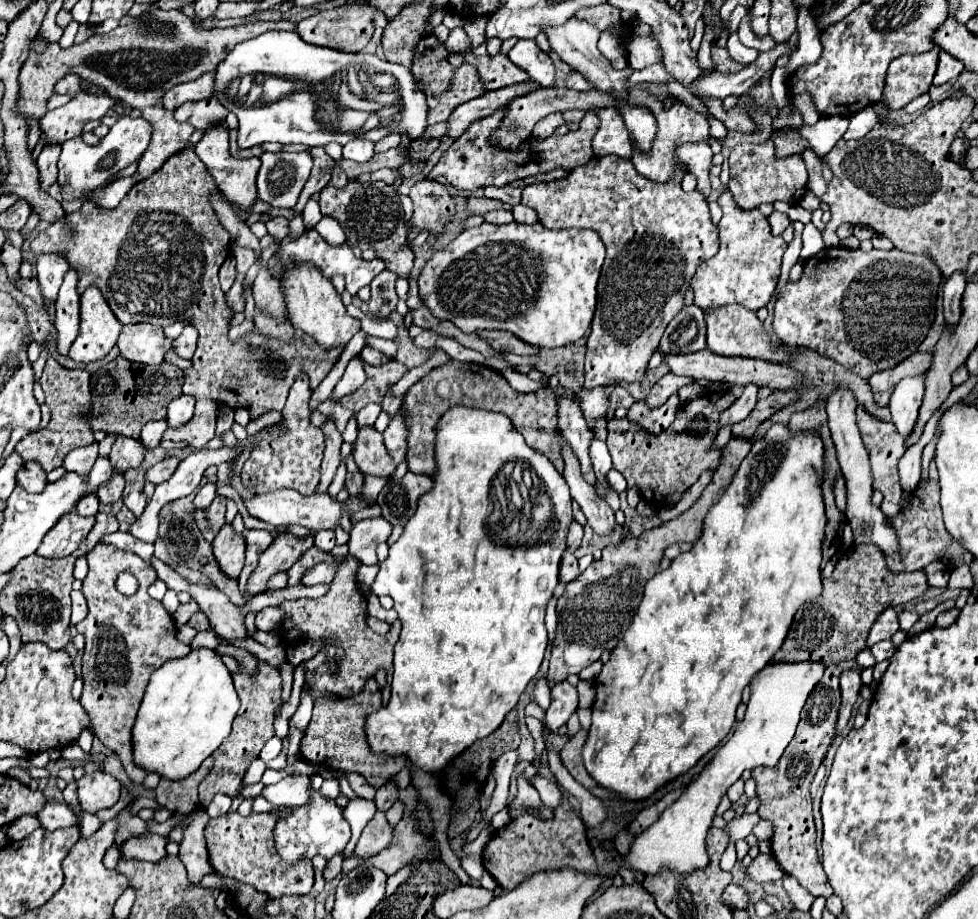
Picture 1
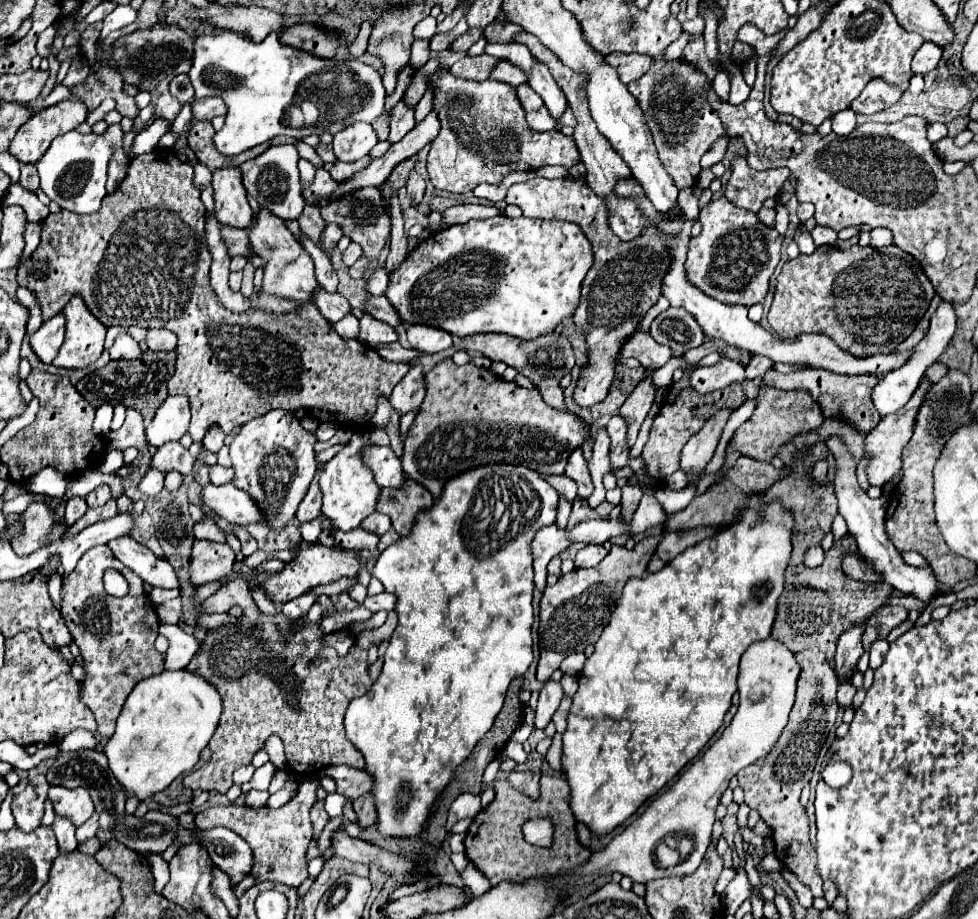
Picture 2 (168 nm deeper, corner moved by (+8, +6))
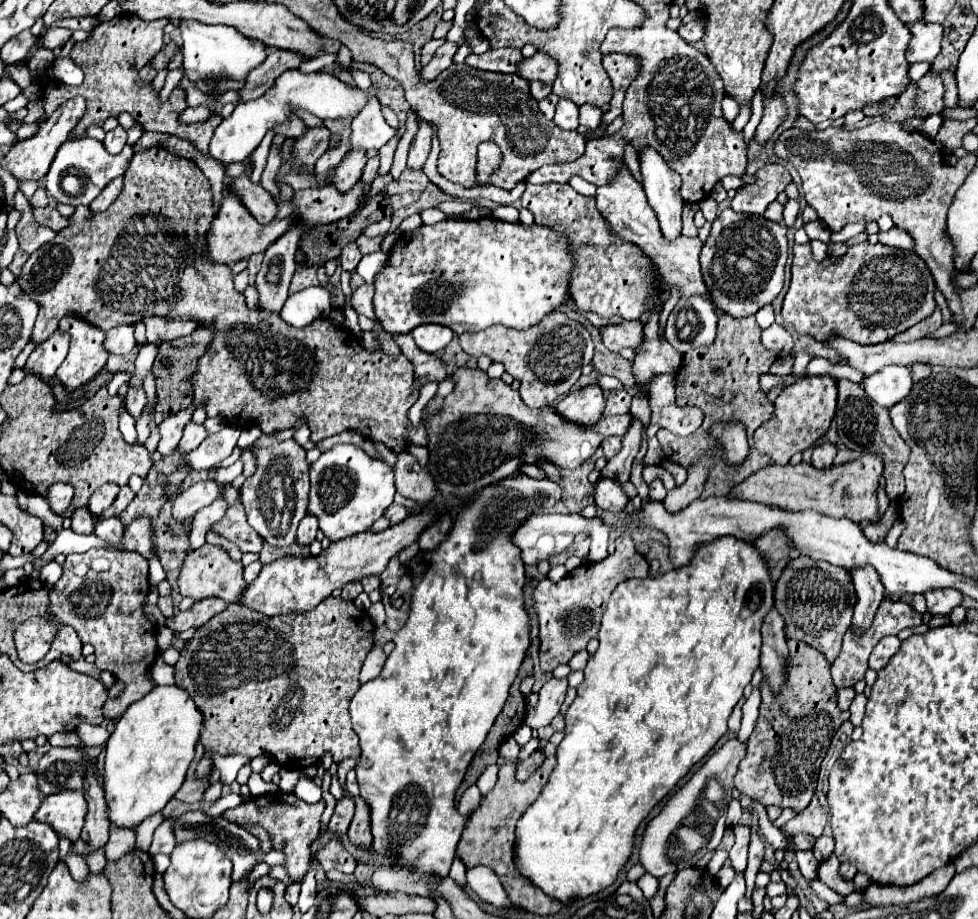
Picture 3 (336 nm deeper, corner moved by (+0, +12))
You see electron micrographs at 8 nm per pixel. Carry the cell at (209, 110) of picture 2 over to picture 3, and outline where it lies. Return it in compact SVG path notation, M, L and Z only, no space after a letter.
M269 49L267 59L255 67L253 73L247 77L247 85L241 91L243 99L257 99L259 95L265 95L265 91L275 85L275 79L287 71L299 67L305 59L293 51L283 51L283 49Z

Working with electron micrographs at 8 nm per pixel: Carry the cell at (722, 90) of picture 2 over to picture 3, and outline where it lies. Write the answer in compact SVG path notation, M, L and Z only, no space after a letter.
M727 95L727 97L723 99L723 115L727 117L729 123L733 123L735 117L739 115L739 105L737 105L737 101L735 101L731 95Z

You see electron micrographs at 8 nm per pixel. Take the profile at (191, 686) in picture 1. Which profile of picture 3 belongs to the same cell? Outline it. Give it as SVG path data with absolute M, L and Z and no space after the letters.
M171 685L171 687L155 687L143 699L131 703L131 707L121 715L107 741L105 761L103 761L103 789L107 799L107 815L109 821L117 829L135 829L143 819L161 813L163 807L173 799L179 787L185 781L189 763L195 755L195 745L199 741L199 731L203 725L203 715L189 699L187 691Z

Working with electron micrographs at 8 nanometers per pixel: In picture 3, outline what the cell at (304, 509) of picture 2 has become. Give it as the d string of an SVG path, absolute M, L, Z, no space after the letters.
M307 515L301 523L299 523L299 529L297 529L297 543L301 545L301 547L305 547L305 545L311 545L313 541L315 541L315 537L317 537L317 519L313 517L313 515Z

